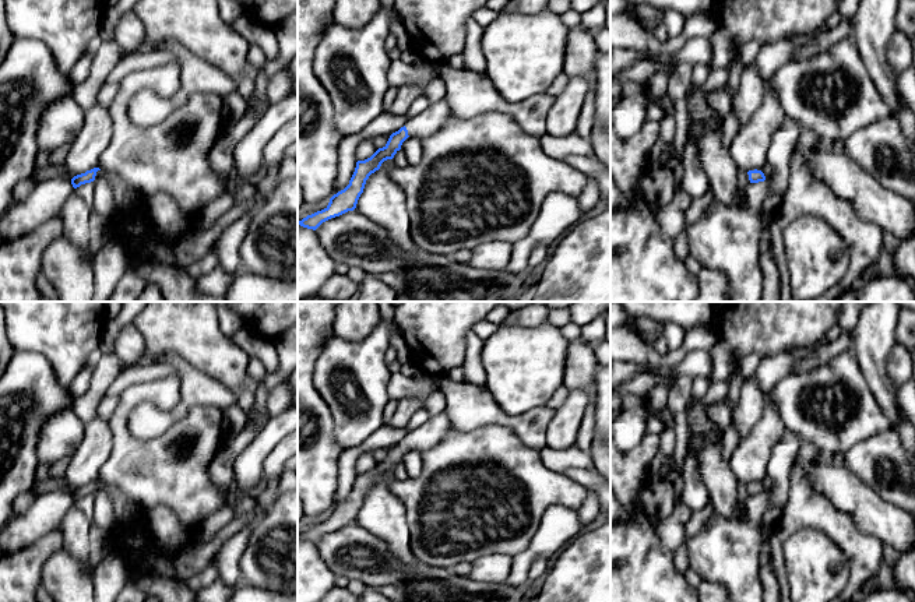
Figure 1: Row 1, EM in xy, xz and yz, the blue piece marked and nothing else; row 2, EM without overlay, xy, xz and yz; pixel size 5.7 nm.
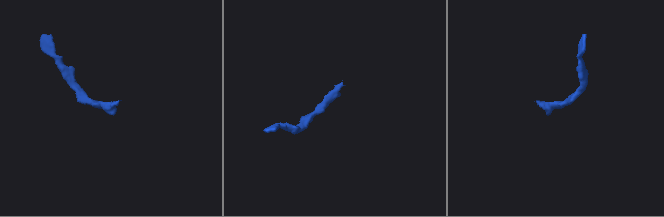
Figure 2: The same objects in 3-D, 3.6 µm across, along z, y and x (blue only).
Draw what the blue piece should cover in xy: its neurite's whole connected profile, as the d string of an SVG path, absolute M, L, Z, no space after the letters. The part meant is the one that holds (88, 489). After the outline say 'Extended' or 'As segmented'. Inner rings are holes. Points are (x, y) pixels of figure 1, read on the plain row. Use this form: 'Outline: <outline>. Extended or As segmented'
Outline: M94 480L85 486L74 489L71 492L71 497L77 501L81 497L94 494L96 490L105 490L108 493L115 508L116 522L122 528L141 520L140 507L127 494L99 480Z. Extended

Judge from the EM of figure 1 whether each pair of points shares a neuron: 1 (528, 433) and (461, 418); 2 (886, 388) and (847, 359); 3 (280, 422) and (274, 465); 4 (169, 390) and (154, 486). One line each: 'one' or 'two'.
1: one
2: two
3: two
4: one

